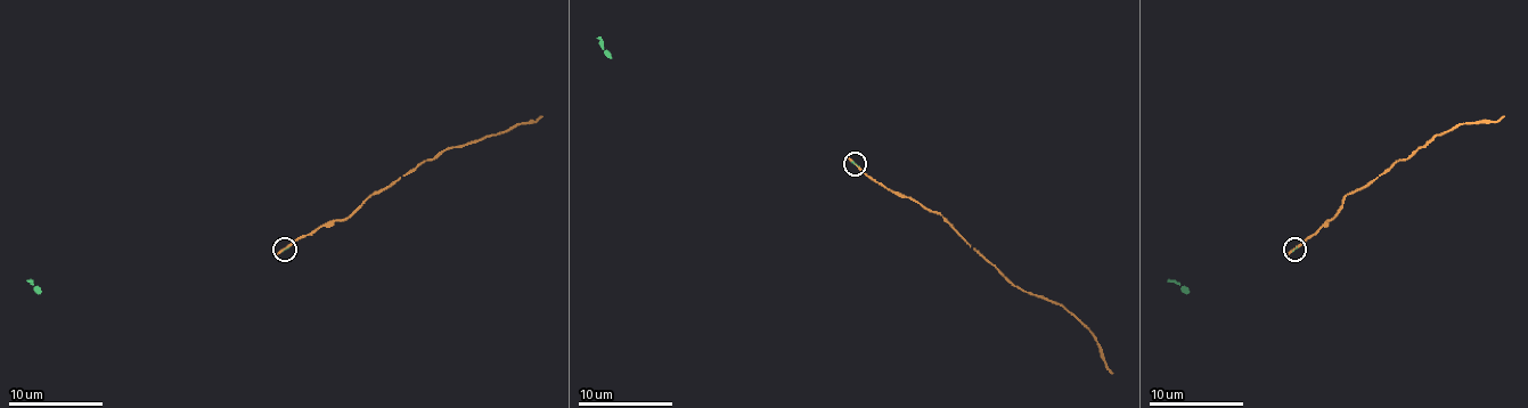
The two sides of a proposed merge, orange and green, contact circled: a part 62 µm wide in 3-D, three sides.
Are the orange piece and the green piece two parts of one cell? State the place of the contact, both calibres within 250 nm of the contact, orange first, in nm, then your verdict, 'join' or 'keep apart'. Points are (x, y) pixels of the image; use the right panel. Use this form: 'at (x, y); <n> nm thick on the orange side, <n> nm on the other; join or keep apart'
at (1294, 250); 200 nm thick on the orange side, 90 nm on the other; join

